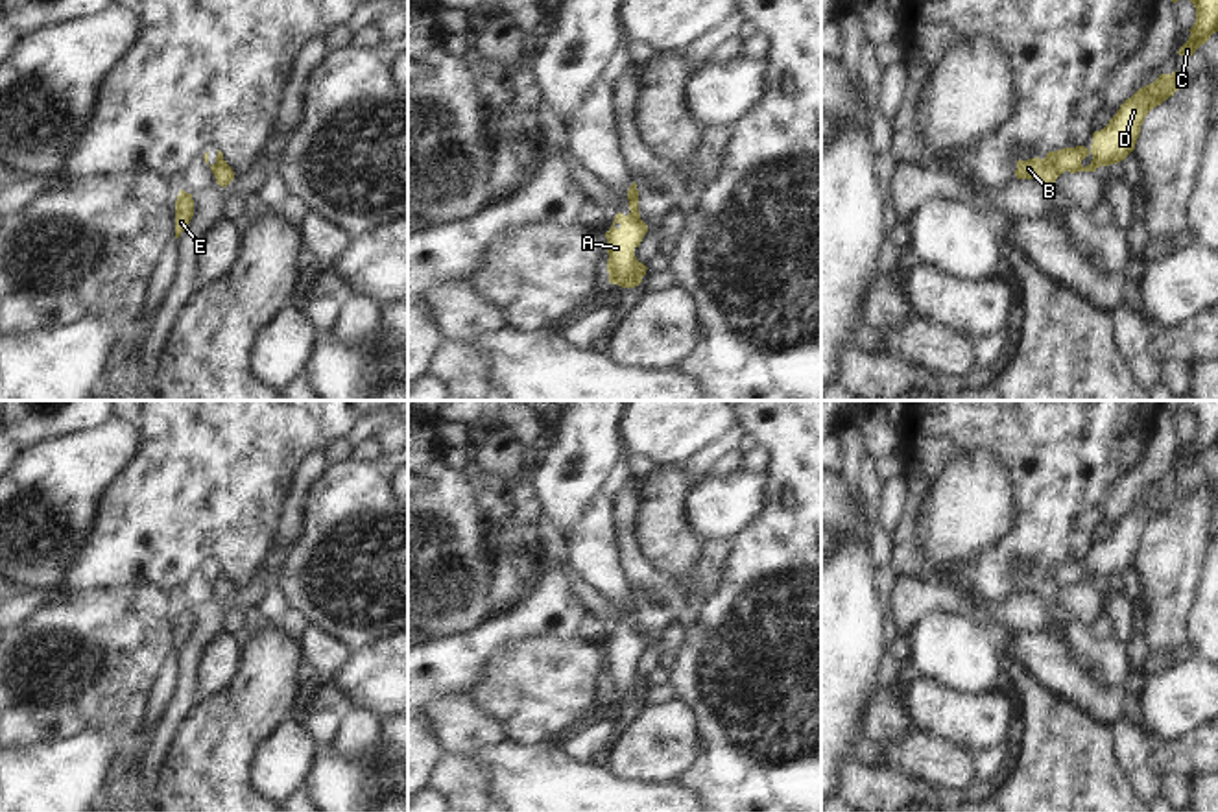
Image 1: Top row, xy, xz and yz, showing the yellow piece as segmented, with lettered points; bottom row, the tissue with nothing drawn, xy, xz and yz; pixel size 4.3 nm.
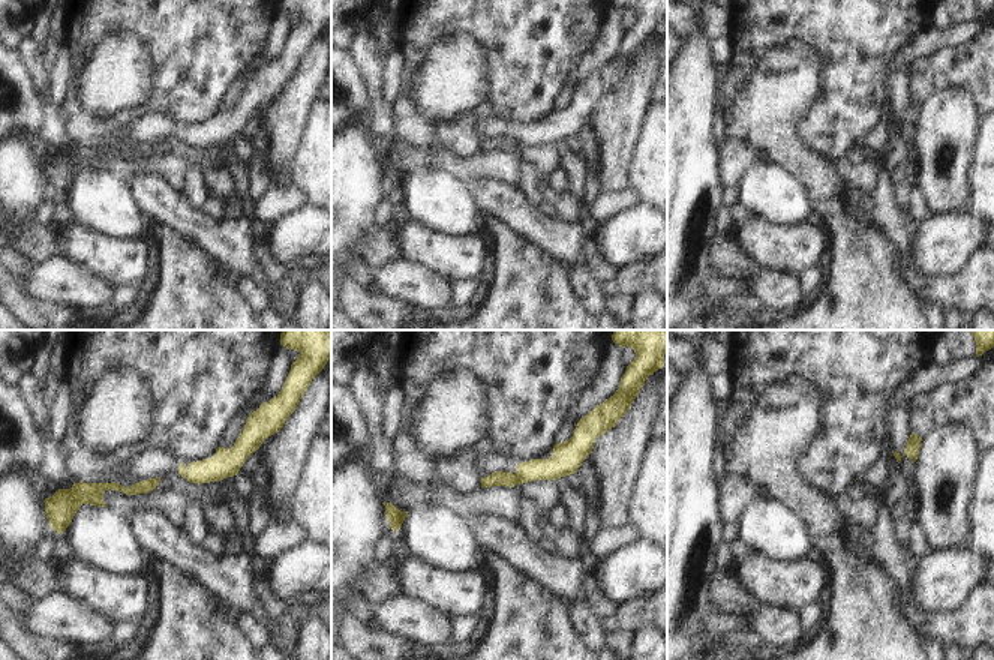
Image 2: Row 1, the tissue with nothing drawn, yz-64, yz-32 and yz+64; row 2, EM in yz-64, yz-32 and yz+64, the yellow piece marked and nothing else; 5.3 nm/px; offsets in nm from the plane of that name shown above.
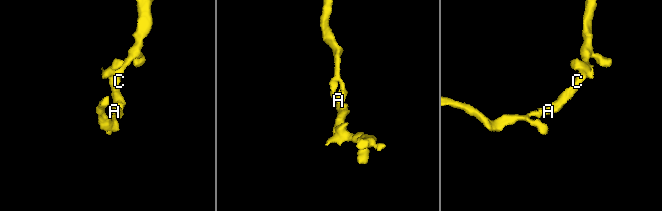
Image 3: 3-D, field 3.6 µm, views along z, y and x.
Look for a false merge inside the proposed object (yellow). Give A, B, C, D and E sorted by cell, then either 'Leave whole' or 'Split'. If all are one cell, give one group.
Groups: A C D / B E. Split.

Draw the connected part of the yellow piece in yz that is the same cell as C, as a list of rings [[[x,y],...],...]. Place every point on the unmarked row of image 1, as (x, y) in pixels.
[[[1166,400],[1166,412],[1174,417],[1188,412],[1196,421],[1190,450],[1177,465],[1179,469],[1194,469],[1218,445],[1218,400]]]

